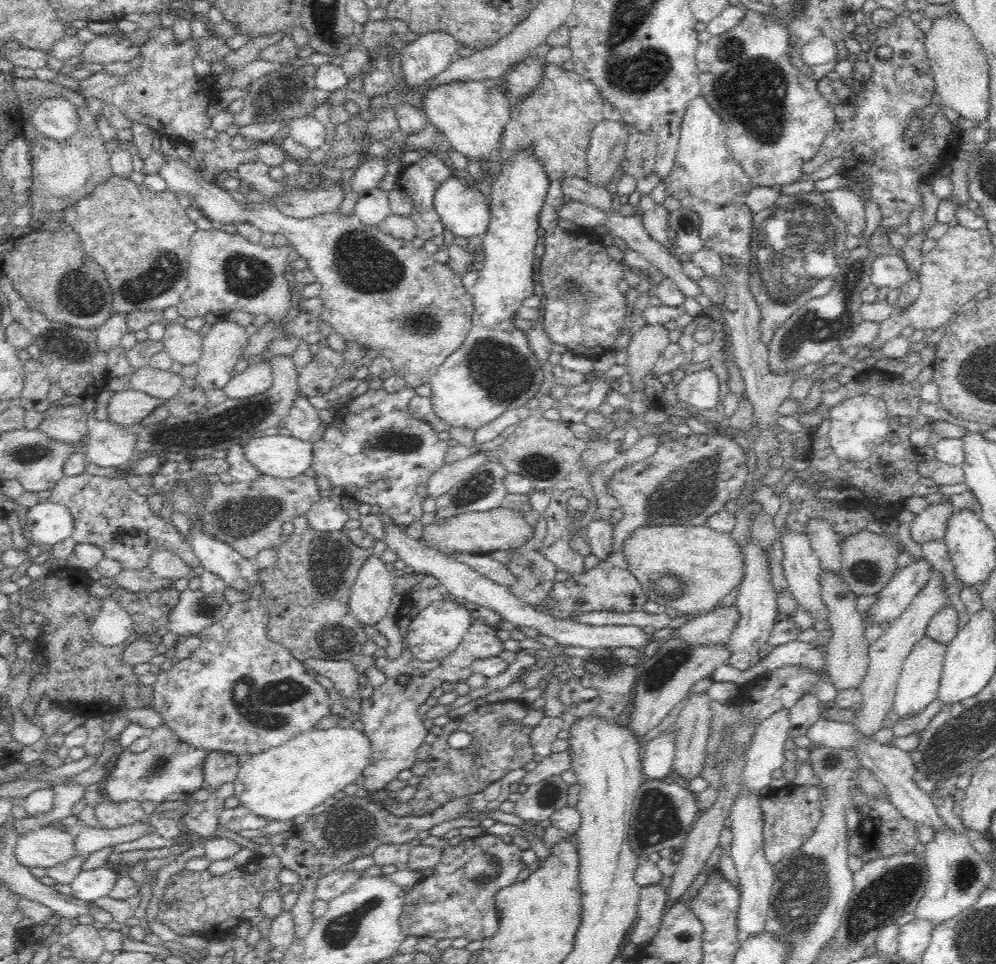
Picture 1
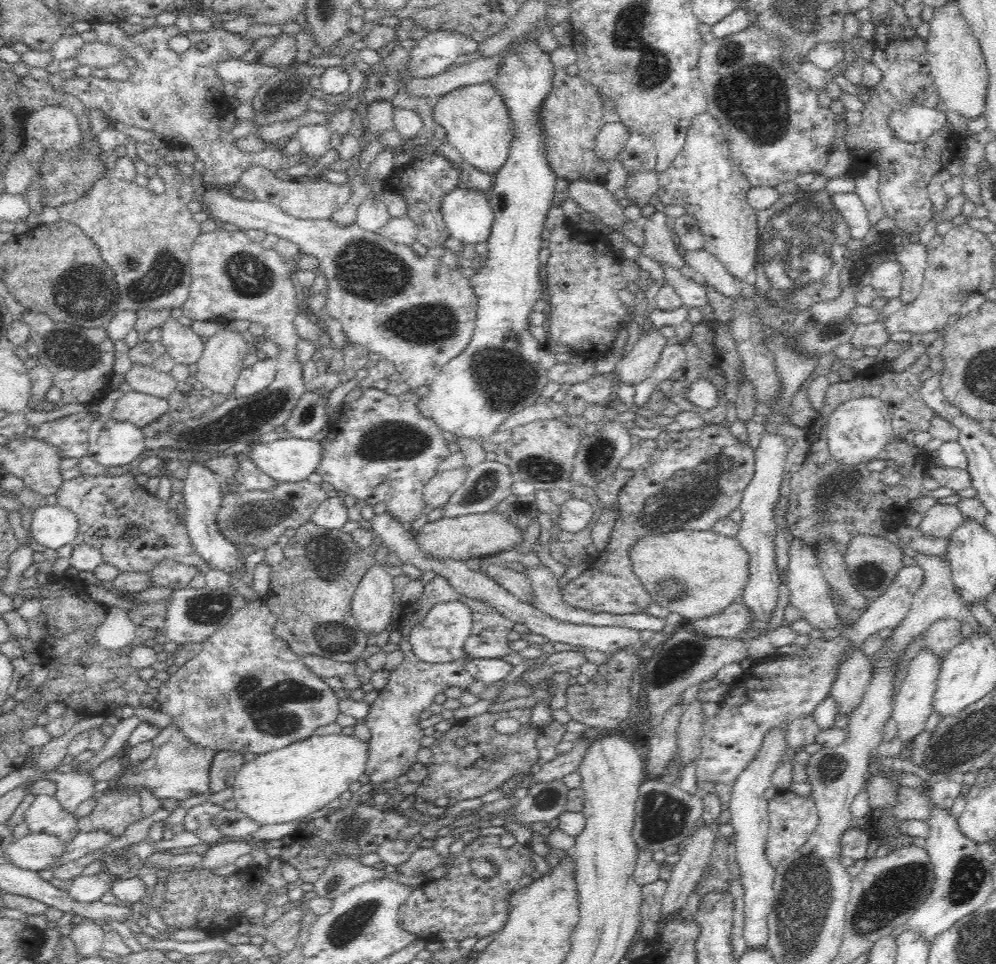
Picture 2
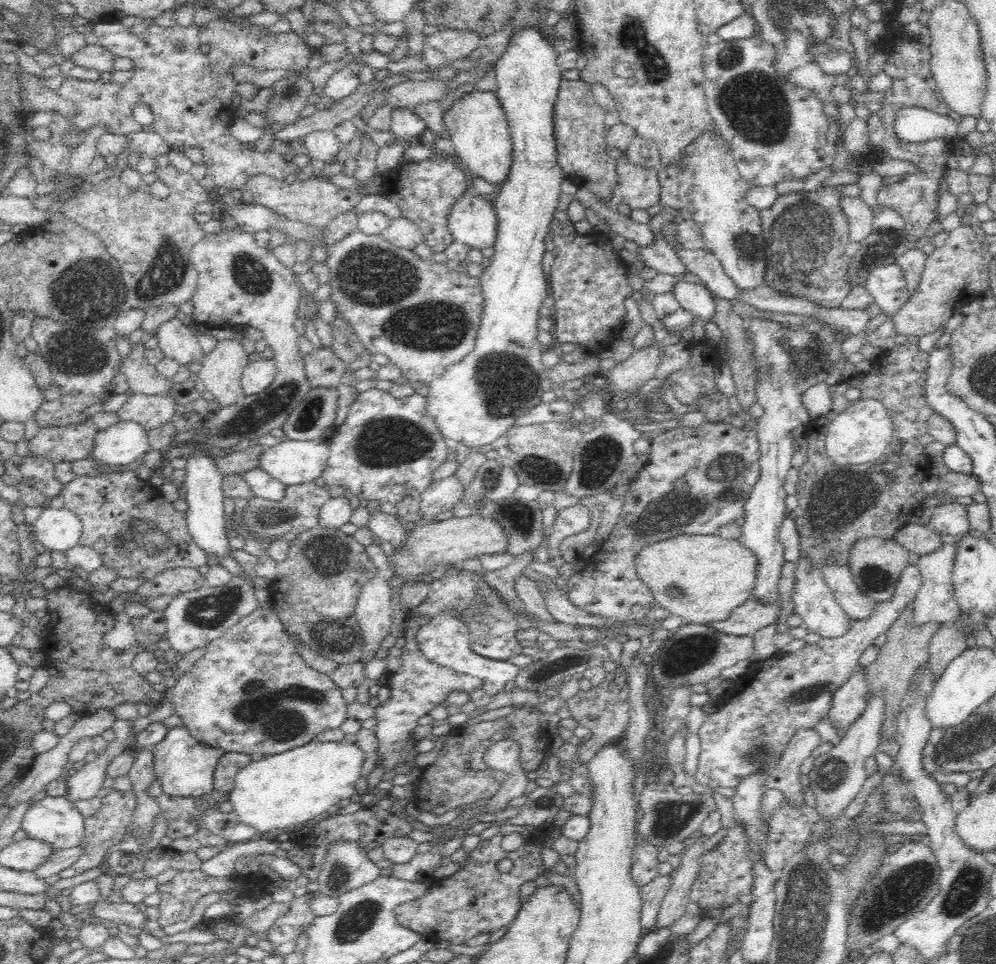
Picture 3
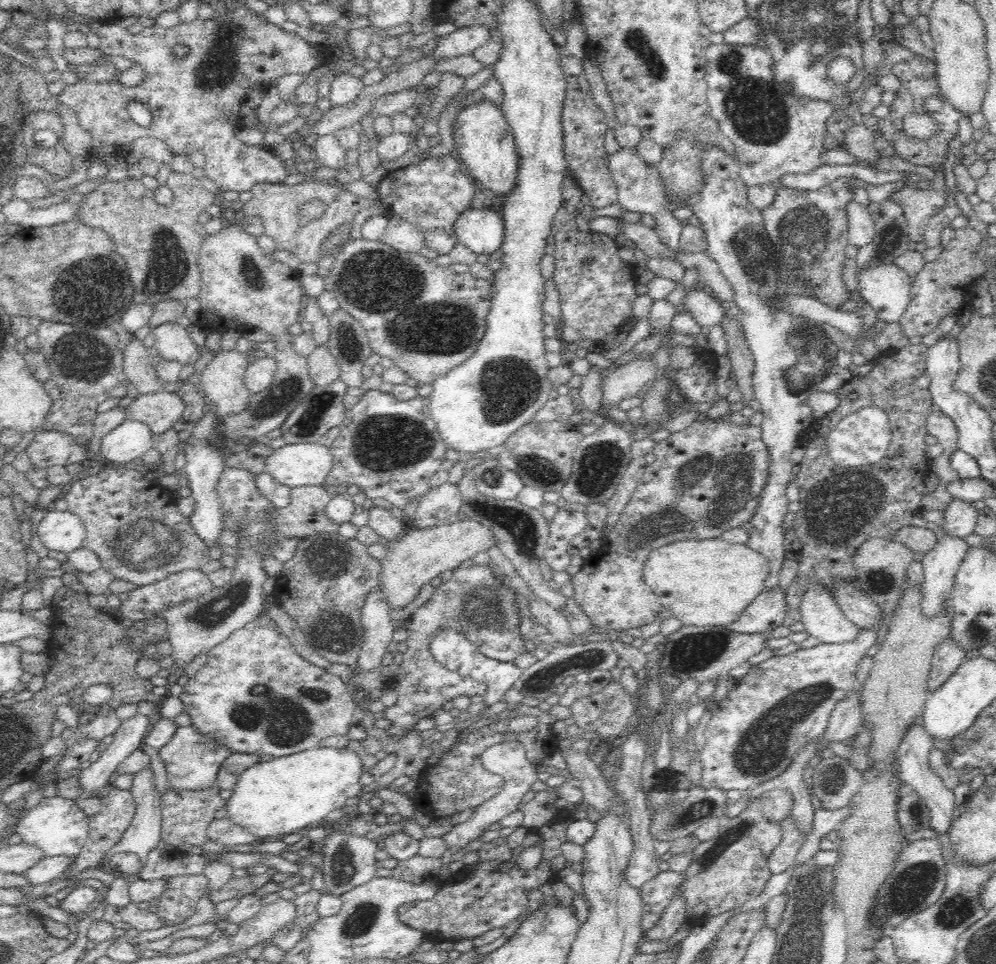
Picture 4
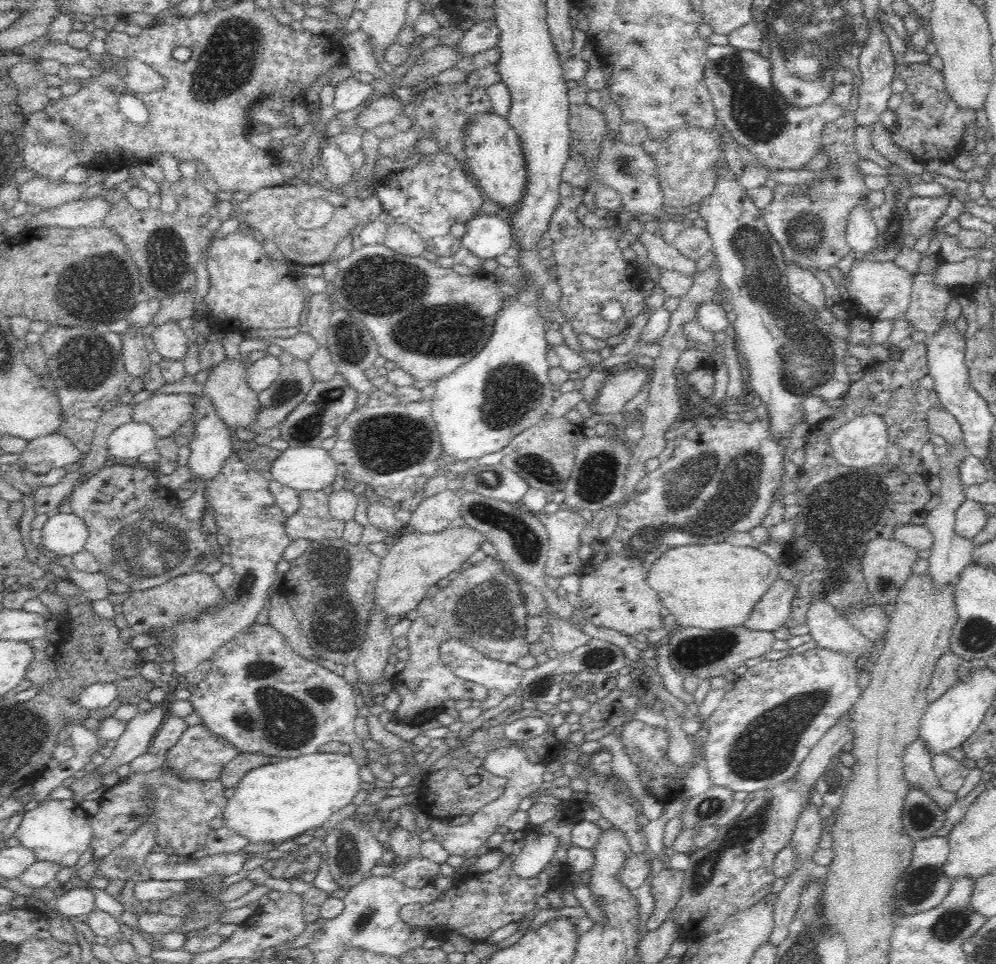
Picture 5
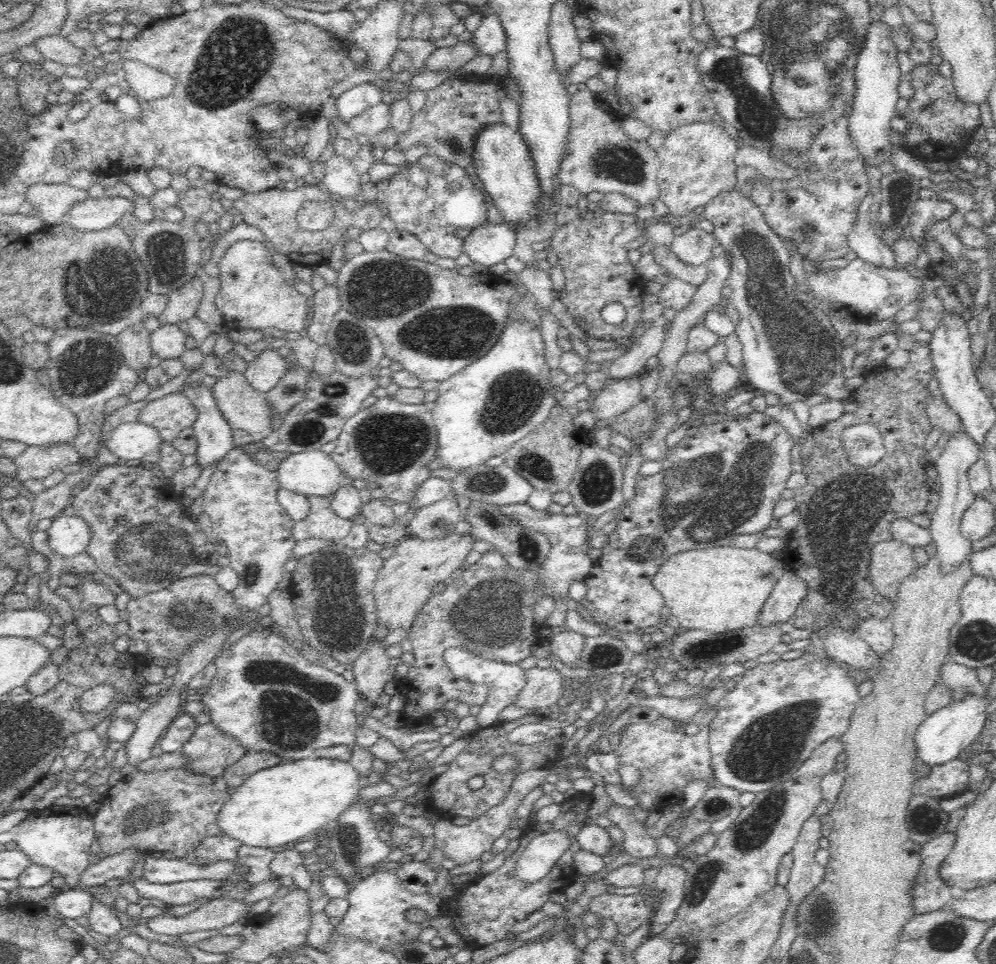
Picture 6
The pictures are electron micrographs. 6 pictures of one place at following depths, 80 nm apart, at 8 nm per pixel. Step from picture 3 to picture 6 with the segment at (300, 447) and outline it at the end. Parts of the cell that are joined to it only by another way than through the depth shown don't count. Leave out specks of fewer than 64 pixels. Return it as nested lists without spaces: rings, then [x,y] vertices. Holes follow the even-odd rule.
[[[324,452],[291,454],[277,470],[282,489],[308,497],[330,500],[342,485],[340,467]]]

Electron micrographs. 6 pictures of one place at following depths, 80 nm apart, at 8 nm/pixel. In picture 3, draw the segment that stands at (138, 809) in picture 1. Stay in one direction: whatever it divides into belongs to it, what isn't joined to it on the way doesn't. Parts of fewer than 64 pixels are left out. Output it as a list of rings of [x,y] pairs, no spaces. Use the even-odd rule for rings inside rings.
[[[114,790],[108,796],[102,798],[102,806],[99,811],[85,820],[85,840],[82,846],[82,854],[78,860],[71,864],[59,875],[60,878],[72,878],[92,868],[105,867],[109,848],[118,844],[124,837],[124,832],[132,820],[135,812],[135,795],[130,792]]]

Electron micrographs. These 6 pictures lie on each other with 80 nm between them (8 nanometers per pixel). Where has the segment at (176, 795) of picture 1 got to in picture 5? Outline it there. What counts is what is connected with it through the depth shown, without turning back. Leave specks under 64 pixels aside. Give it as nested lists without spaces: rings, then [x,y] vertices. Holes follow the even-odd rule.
[[[193,725],[180,737],[180,740],[169,748],[167,755],[168,764],[175,774],[180,774],[182,779],[196,781],[217,780],[221,776],[222,769],[231,760],[234,760],[241,752],[226,739],[218,736],[203,725]]]

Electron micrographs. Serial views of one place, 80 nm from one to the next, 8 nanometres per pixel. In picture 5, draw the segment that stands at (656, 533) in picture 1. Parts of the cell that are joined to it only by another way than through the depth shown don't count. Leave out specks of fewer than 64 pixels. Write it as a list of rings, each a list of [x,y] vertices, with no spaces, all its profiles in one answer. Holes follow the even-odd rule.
[[[728,541],[667,550],[648,573],[648,584],[674,614],[680,628],[724,630],[742,626],[753,608],[780,579],[779,563],[756,546],[737,547]]]

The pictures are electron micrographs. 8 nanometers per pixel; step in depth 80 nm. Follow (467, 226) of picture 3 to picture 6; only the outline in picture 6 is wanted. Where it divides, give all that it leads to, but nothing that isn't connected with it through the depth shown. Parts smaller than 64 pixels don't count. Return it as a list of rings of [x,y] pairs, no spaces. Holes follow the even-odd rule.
[[[484,224],[463,241],[463,253],[468,255],[474,265],[487,269],[514,256],[516,234],[508,224]]]

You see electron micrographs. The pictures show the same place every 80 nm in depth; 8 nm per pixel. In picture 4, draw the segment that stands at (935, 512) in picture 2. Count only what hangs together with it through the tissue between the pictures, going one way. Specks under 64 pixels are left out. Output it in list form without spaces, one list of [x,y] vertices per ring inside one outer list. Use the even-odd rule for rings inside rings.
[[[953,499],[945,508],[945,532],[962,539],[974,534],[979,513],[977,510],[972,502]]]

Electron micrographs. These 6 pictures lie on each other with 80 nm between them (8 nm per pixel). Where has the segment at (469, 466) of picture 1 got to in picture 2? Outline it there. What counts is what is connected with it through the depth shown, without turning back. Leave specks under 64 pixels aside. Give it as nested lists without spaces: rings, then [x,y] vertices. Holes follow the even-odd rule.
[[[456,468],[446,472],[436,473],[424,487],[422,499],[424,506],[434,508],[445,508],[445,504],[452,498],[452,495],[465,482],[466,469]]]

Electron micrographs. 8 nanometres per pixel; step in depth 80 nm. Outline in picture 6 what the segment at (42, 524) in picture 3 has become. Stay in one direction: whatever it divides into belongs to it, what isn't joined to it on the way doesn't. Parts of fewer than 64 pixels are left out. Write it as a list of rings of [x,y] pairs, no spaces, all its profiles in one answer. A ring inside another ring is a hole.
[[[61,514],[53,519],[47,533],[50,548],[63,556],[67,562],[87,552],[92,536],[90,525],[77,514],[74,516]]]

